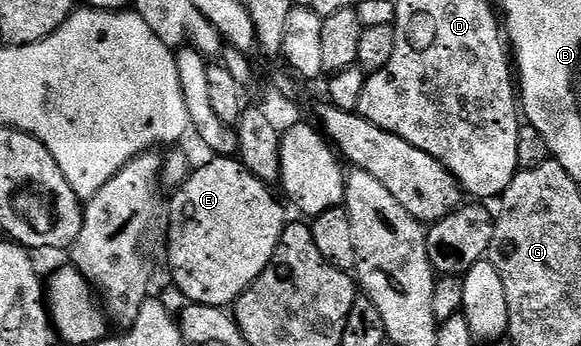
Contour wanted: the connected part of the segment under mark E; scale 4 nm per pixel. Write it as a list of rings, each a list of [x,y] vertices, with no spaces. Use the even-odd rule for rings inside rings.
[[[216,156],[211,159],[205,166],[198,165],[189,173],[188,177],[183,181],[182,185],[175,192],[176,202],[180,206],[184,206],[184,219],[171,219],[170,225],[166,230],[166,242],[168,238],[168,266],[172,269],[171,281],[181,290],[182,293],[189,298],[191,303],[206,304],[207,306],[223,306],[231,307],[237,298],[242,296],[242,292],[246,292],[246,288],[250,288],[250,284],[254,284],[254,280],[258,280],[258,276],[262,276],[262,272],[266,272],[266,268],[270,264],[270,260],[276,255],[278,244],[282,240],[282,234],[286,225],[286,217],[284,218],[285,203],[272,195],[273,187],[269,183],[258,180],[258,176],[254,176],[244,167],[243,162],[232,156]]]

